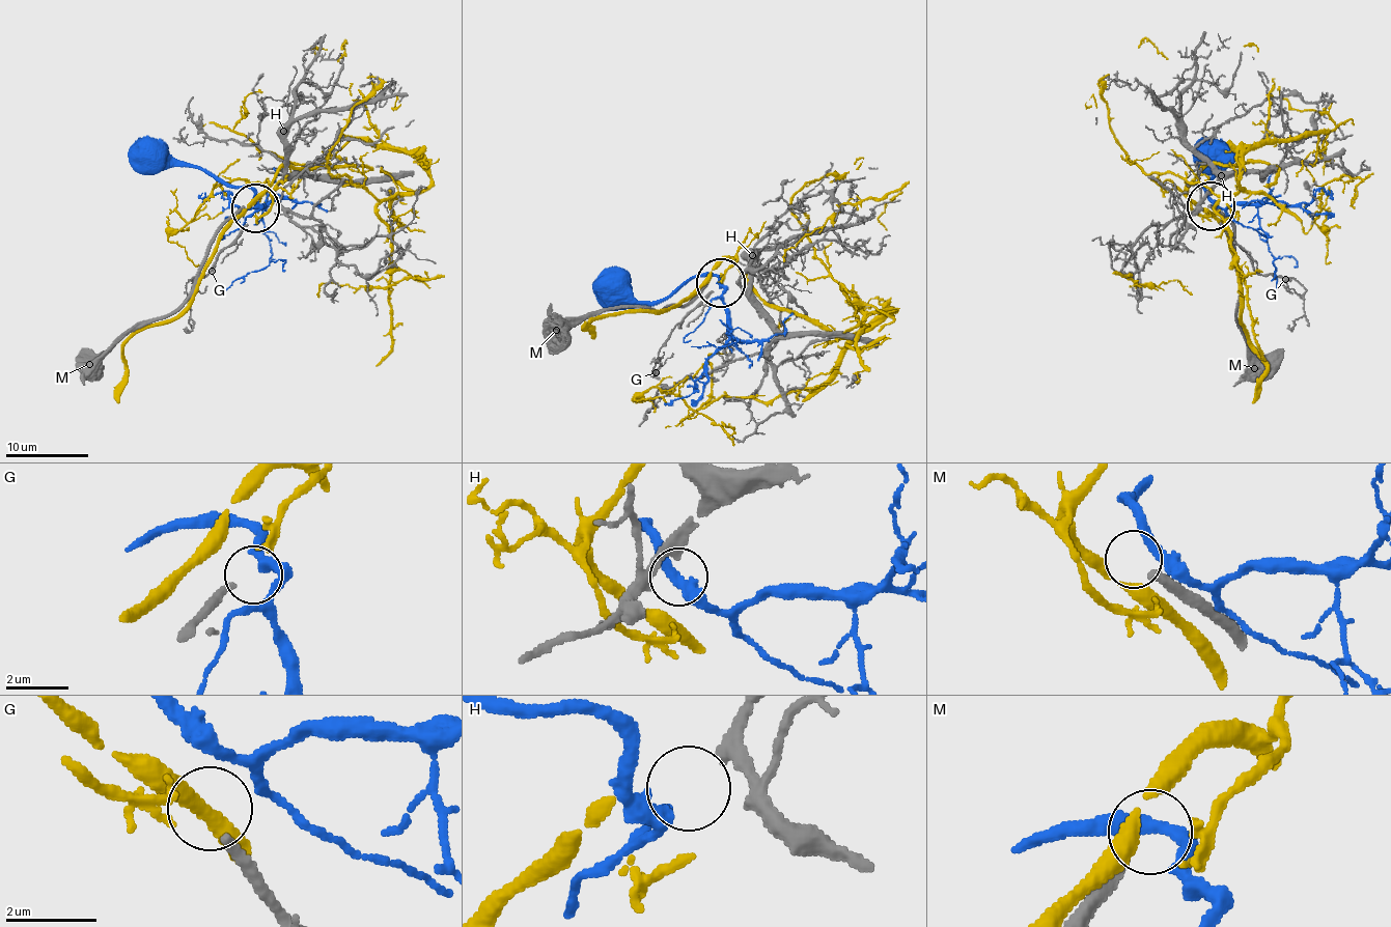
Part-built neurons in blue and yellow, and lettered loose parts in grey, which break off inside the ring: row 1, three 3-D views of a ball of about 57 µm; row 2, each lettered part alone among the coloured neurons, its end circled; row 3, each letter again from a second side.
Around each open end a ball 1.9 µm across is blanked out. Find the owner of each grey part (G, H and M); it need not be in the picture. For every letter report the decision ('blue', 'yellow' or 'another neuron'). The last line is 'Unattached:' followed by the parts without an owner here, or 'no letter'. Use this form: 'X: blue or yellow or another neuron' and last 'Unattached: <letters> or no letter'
G: yellow
H: blue
M: another neuron
Unattached: M

